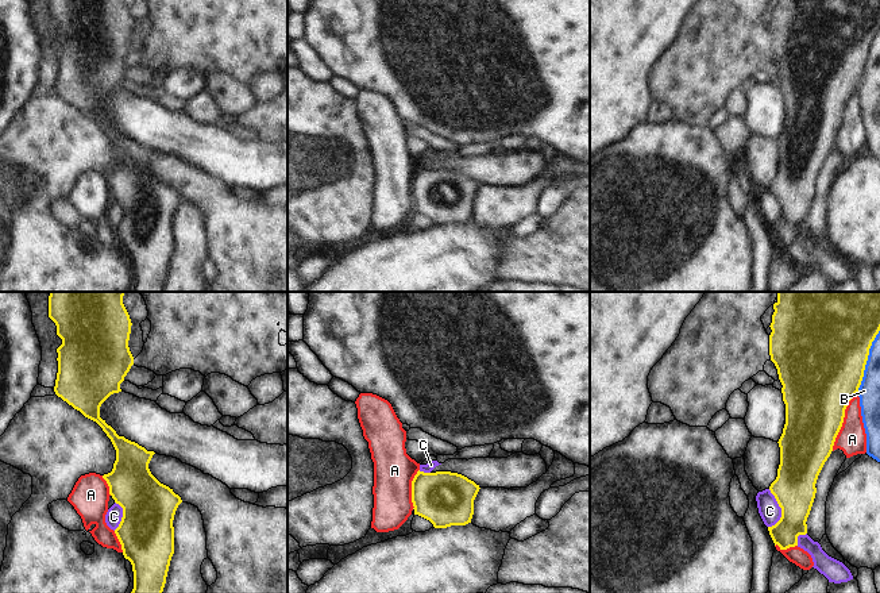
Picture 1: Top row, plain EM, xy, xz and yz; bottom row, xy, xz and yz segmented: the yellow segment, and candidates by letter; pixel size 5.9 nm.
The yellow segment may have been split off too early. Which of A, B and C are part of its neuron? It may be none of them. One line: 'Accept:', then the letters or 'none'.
Accept: none

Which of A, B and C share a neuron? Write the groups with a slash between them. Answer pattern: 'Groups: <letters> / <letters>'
Groups: A / B / C

